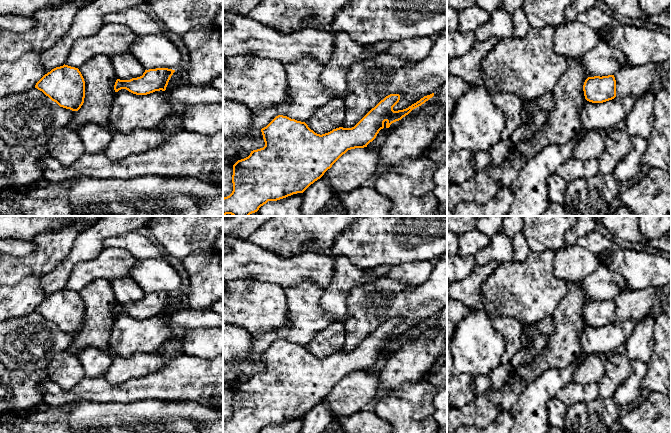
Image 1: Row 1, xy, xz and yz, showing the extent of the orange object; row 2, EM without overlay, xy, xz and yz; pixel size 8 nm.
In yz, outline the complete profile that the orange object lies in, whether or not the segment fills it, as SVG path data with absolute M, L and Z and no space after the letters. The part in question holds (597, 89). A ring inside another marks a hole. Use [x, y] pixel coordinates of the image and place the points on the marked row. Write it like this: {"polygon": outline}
{"polygon": "M614 75L588 77L583 85L585 99L592 103L603 103L616 97Z"}

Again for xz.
{"polygon": "M434 93L424 96L406 109L394 111L393 107L399 102L399 94L390 94L372 108L354 127L339 127L325 134L317 134L305 122L291 119L287 116L276 116L266 127L261 129L265 146L251 151L250 155L238 160L233 165L233 191L223 198L223 215L249 216L259 210L268 201L277 201L293 194L303 193L311 184L320 179L324 173L348 150L364 148L372 142L379 131L384 127L389 128L396 121L401 120L413 109L421 106L434 96Z"}

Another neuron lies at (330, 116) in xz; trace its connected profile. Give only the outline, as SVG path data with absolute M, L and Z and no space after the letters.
M331 99L321 106L305 123L317 134L325 134L342 127L346 116L344 99Z

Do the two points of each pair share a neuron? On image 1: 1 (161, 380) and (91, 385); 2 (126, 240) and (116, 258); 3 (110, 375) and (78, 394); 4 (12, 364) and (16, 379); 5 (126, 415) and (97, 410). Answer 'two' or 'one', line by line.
1: one
2: two
3: two
4: two
5: one

